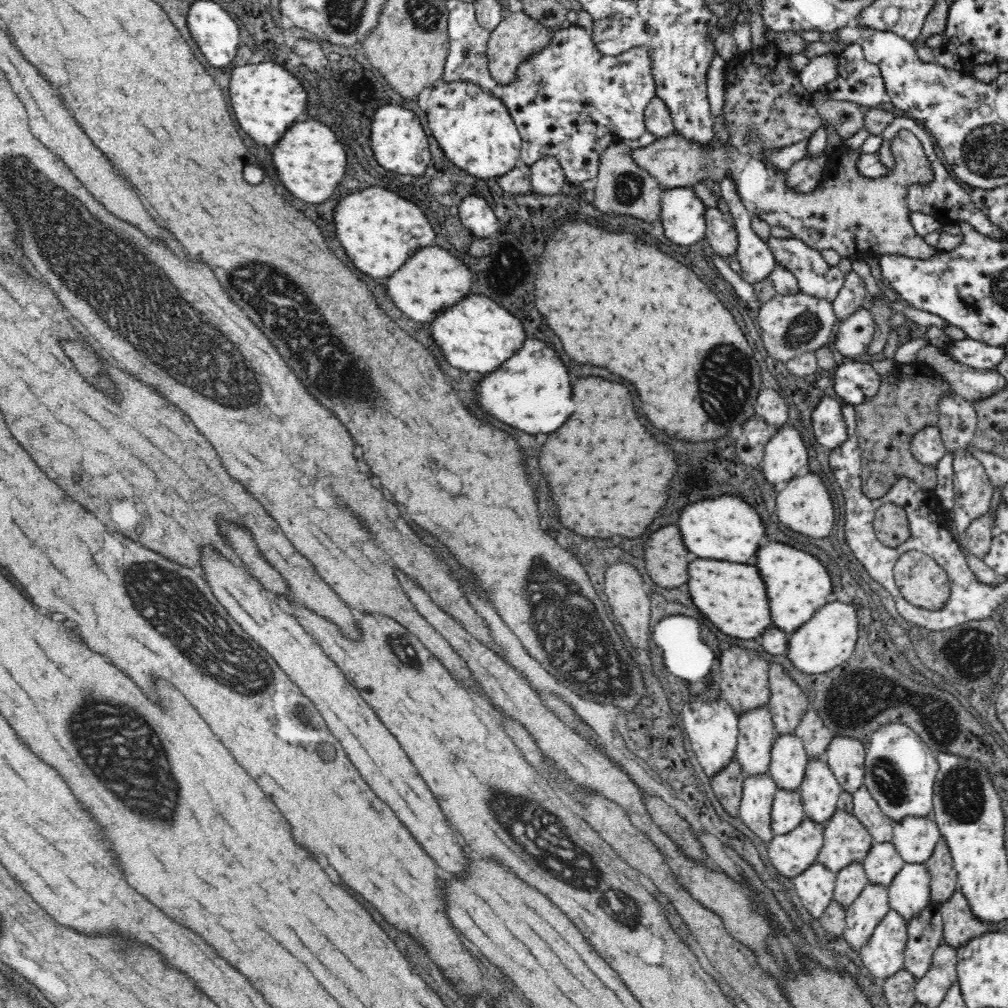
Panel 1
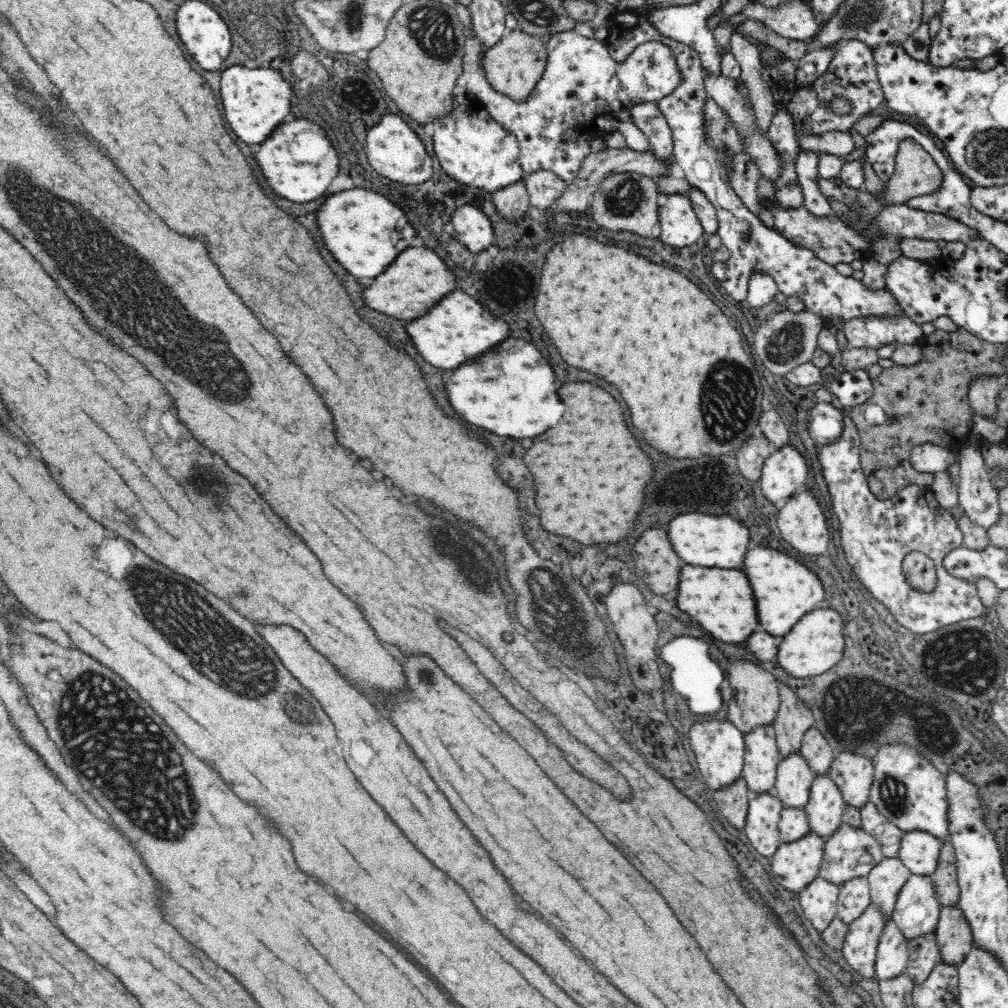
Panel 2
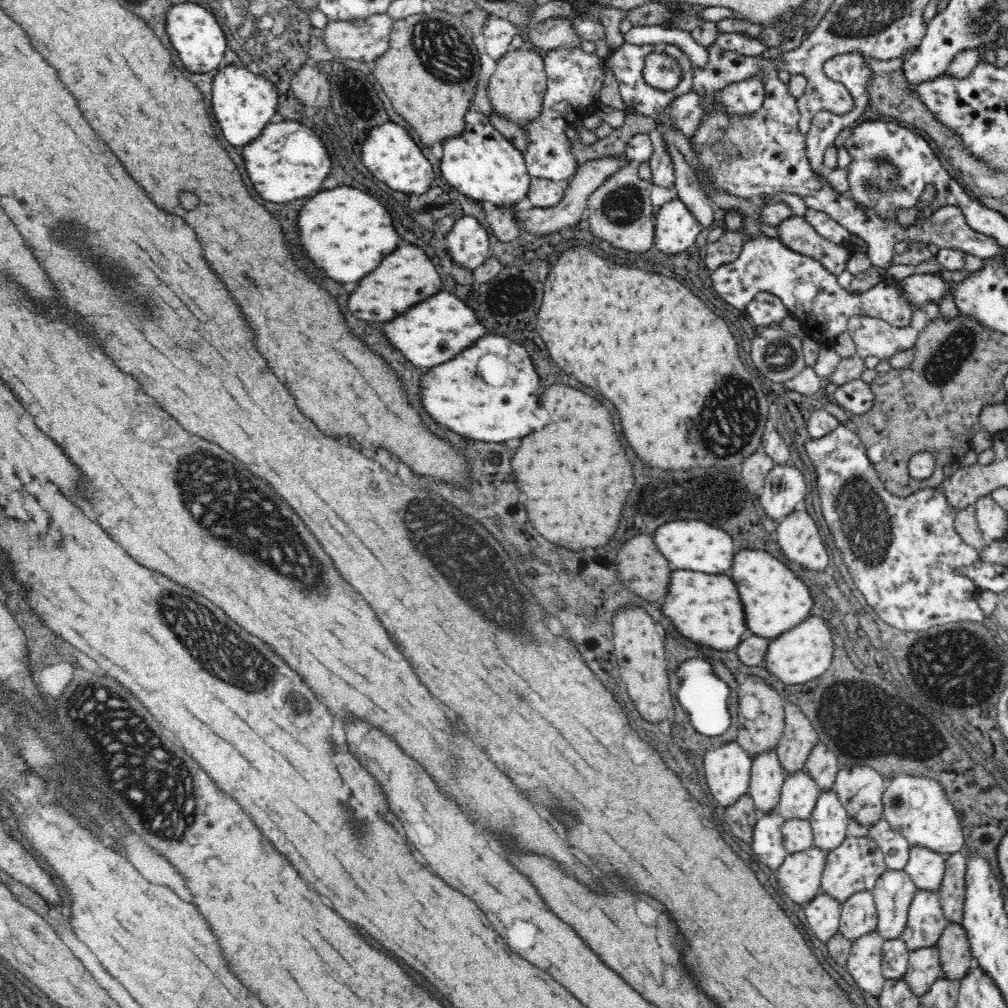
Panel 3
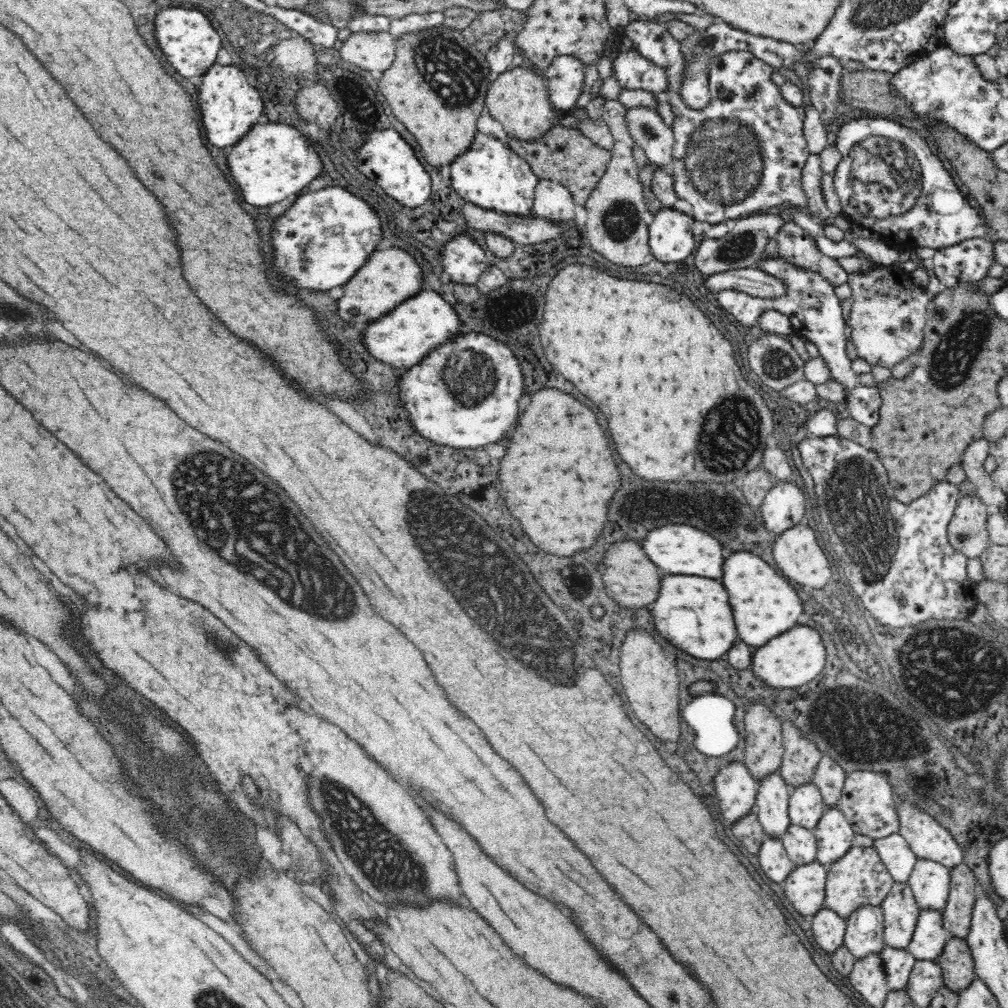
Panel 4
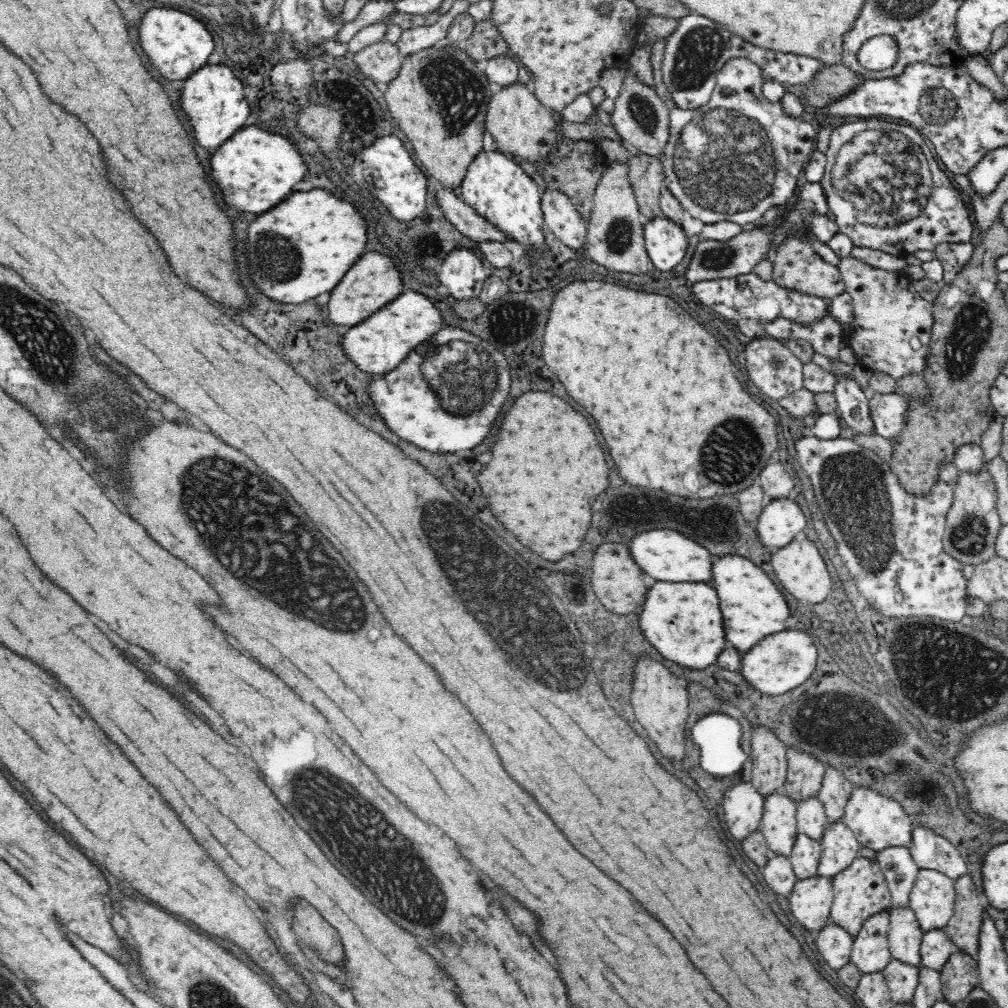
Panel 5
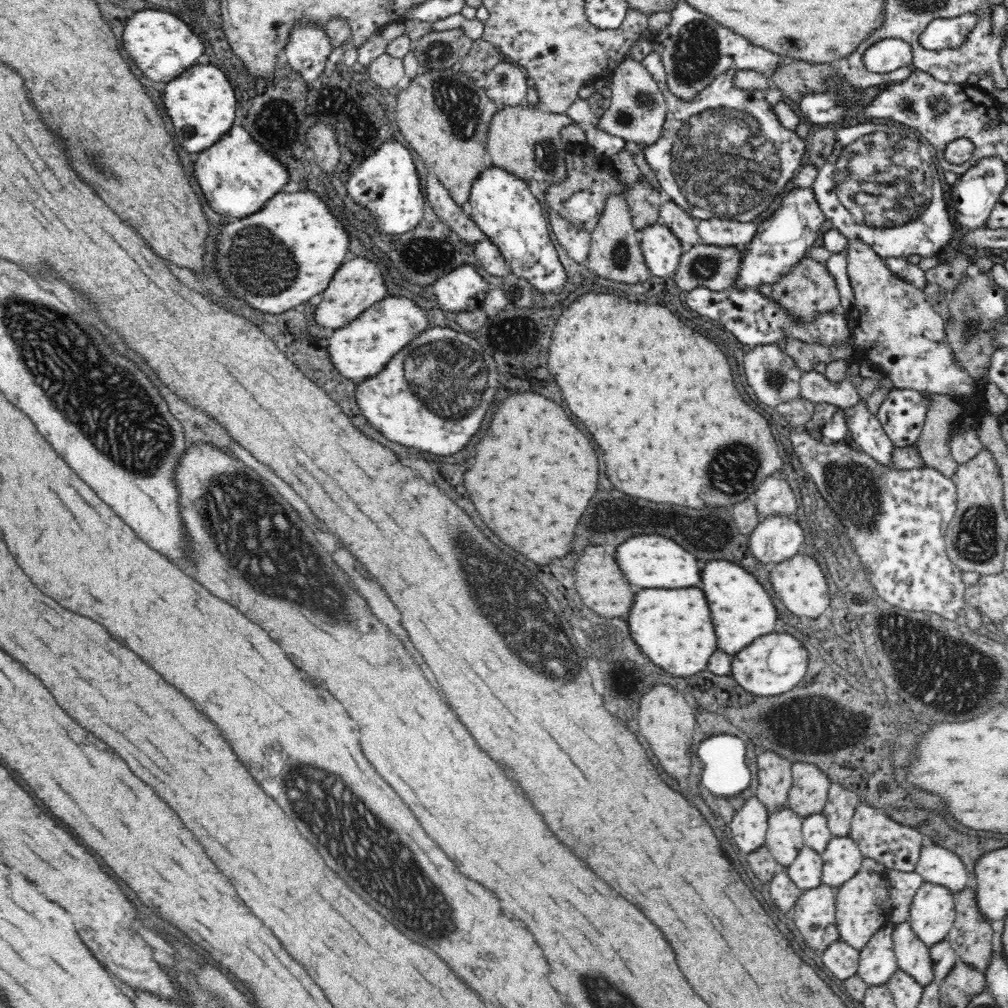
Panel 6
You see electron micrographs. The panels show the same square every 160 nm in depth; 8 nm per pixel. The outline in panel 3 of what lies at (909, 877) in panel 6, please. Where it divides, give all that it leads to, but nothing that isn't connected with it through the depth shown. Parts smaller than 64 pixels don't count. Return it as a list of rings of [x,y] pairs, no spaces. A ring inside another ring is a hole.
[[[885,818],[869,828],[868,836],[880,847],[888,870],[902,871],[906,868],[910,858],[910,843]]]

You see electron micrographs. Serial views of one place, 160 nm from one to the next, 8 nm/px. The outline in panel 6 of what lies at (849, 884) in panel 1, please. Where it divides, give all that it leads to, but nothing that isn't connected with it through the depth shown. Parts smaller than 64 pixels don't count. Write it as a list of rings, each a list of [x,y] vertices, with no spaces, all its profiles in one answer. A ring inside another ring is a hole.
[[[888,921],[859,952],[857,974],[869,987],[886,985],[899,969],[893,947],[894,929]]]

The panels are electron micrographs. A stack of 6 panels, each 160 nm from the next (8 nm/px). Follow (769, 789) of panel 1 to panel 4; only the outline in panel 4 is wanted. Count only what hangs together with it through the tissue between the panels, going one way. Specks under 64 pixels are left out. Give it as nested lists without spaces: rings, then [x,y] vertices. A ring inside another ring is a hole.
[[[766,835],[761,848],[757,854],[761,870],[774,883],[783,884],[796,868],[787,856],[783,841]]]

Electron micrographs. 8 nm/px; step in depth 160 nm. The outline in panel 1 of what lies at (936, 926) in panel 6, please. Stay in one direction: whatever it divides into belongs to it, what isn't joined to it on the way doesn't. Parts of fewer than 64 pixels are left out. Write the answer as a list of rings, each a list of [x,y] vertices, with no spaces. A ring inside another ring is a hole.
[[[906,817],[893,826],[893,845],[905,864],[926,864],[941,832],[933,818]]]

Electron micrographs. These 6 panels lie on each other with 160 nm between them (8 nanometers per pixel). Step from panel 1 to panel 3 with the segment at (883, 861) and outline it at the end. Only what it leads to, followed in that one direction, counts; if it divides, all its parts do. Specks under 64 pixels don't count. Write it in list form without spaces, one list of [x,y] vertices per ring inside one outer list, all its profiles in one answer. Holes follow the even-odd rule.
[[[890,869],[883,875],[872,892],[878,914],[876,931],[885,941],[900,939],[917,889],[905,870]]]

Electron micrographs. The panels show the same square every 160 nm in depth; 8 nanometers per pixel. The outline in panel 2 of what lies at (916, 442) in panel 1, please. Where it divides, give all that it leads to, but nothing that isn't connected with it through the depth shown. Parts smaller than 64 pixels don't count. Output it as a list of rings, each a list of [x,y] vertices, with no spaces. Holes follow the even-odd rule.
[[[920,444],[910,454],[909,469],[918,473],[938,473],[946,471],[956,460],[956,453],[936,444]]]

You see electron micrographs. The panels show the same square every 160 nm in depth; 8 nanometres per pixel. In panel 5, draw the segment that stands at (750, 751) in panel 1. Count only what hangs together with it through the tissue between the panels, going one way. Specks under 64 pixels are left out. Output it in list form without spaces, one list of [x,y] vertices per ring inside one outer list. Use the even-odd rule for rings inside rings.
[[[784,792],[767,796],[760,831],[774,855],[790,859],[797,834],[797,803]]]

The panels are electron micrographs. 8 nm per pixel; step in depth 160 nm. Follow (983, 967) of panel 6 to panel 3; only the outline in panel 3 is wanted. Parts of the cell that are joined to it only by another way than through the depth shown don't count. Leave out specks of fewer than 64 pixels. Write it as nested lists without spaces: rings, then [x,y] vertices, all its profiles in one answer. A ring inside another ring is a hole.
[[[960,853],[946,858],[944,878],[938,893],[945,919],[952,924],[963,925],[967,864]]]

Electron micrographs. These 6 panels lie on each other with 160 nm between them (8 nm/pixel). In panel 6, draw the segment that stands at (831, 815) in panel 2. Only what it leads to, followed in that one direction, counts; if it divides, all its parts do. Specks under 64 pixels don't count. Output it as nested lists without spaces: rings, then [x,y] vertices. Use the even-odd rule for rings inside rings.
[[[832,837],[821,856],[822,883],[838,890],[850,882],[861,869],[863,855],[856,842],[848,837]]]

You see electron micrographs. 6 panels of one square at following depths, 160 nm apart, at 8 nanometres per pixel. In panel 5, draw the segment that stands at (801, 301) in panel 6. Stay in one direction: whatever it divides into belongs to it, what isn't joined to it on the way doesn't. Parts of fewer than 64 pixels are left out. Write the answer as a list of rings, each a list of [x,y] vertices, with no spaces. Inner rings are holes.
[[[790,235],[778,248],[772,260],[772,281],[790,291],[798,291],[804,295],[820,297],[829,302],[839,294],[845,292],[845,284],[842,280],[839,267],[828,264],[820,255],[815,253],[810,243]]]

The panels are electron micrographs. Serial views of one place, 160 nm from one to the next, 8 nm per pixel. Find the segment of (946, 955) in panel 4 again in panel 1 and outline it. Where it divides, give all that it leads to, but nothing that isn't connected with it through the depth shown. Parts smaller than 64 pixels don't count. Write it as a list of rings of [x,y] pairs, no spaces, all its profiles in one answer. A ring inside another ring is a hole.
[[[957,890],[946,902],[941,903],[940,915],[944,923],[943,943],[956,950],[974,937],[1004,930],[1004,926],[984,925],[984,922],[976,919],[960,890]]]

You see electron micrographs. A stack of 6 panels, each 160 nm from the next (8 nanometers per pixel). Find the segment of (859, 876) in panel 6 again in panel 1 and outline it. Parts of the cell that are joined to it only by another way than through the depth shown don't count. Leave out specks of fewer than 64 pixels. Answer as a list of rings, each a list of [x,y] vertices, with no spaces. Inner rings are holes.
[[[839,809],[824,827],[818,864],[834,874],[848,865],[864,864],[873,845],[873,838],[867,827],[854,815]]]

